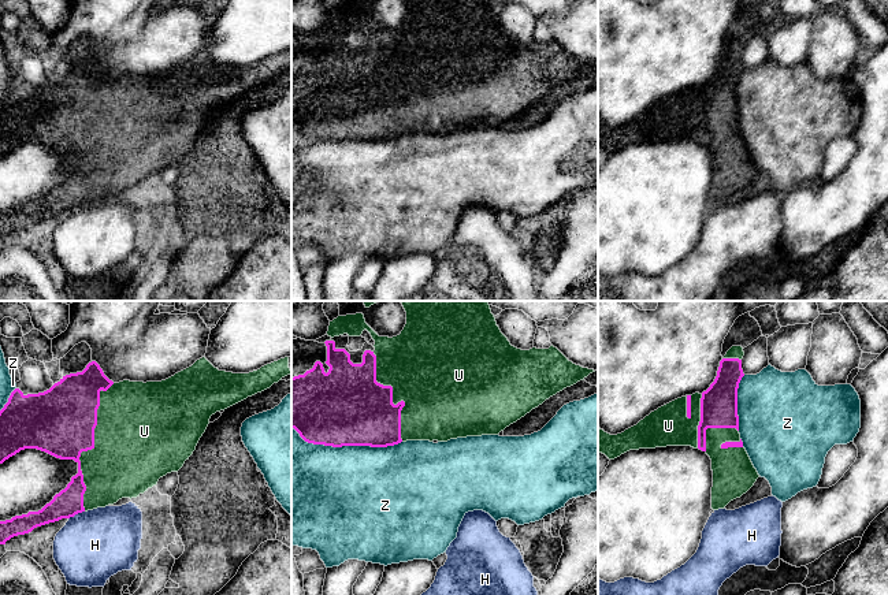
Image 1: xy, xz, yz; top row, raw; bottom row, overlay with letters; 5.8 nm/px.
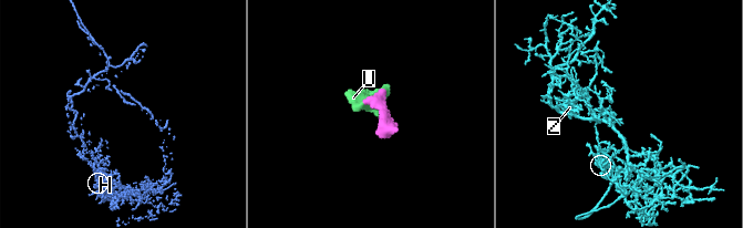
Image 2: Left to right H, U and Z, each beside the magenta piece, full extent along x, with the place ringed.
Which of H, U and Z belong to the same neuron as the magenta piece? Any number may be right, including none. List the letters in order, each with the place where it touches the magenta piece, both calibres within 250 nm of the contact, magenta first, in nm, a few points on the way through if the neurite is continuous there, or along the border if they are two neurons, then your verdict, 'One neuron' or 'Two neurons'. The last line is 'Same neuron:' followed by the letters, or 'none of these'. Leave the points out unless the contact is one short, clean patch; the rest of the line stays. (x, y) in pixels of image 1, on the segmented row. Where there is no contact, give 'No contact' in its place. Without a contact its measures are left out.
H: Touches magenta at xy (75, 513). Thickness 160 nm (magenta) against 420 nm. Boundary: xy (84, 510), (69, 519). Two neurons
U: Touches magenta at xy (92, 447). Thickness 400 nm (magenta) against 480 nm. One neuron
Z: Touches magenta at xz (346, 445). Thickness 460 nm (magenta) against 500 nm. Two neurons
Same neuron: U

